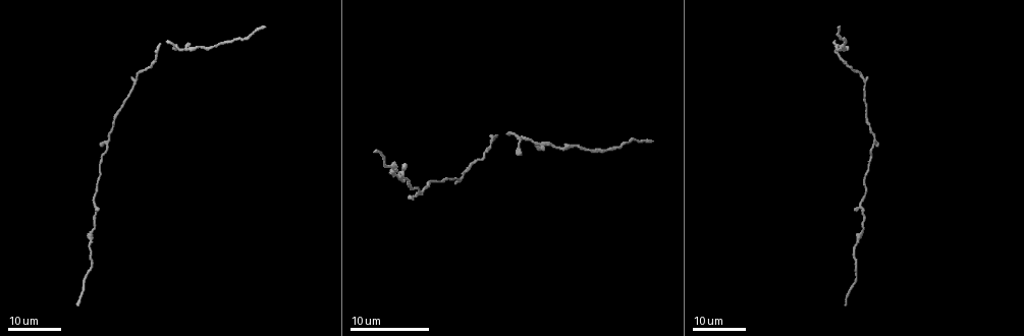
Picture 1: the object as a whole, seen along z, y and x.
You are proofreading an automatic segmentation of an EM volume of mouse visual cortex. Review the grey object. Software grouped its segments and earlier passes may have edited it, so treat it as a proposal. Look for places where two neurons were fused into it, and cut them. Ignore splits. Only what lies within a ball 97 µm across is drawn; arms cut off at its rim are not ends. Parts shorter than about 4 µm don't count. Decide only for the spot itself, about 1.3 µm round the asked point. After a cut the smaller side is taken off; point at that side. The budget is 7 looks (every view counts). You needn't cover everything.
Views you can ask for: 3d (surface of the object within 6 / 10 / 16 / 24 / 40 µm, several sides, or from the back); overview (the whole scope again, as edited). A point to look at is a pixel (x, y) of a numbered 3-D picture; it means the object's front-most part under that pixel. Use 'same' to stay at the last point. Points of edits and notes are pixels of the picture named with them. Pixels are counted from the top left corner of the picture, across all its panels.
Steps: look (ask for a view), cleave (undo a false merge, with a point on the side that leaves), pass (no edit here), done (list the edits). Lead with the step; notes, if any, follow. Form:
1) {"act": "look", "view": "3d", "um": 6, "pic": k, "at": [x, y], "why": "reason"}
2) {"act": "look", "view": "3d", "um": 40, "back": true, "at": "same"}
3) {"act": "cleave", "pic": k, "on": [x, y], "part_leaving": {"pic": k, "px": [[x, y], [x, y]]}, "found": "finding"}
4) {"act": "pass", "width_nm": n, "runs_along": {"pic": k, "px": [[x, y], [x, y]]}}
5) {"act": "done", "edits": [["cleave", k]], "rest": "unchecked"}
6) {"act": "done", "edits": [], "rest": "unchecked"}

{"act": "look", "view": "3d", "um": 16, "pic": 1, "at": [864, 84], "why": "two arms in line, one across"}

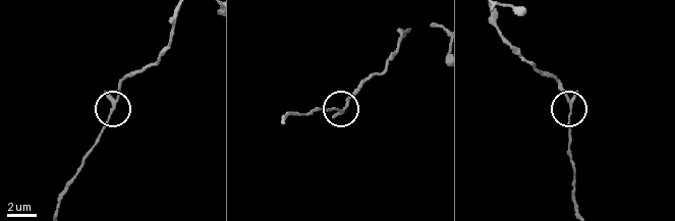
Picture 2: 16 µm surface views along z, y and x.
{"act": "look", "view": "3d", "um": 6, "pic": 2, "at": [570, 106]}

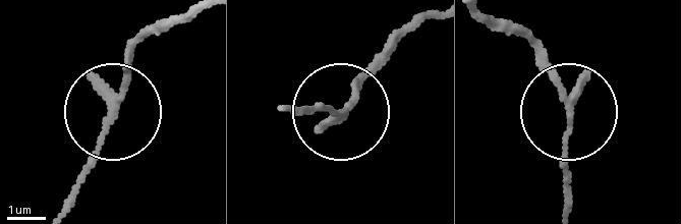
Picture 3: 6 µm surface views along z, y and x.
{"act": "pass", "width_nm": 160, "runs_along": {"pic": 3, "px": [[63, 208], [108, 120], [131, 37]]}, "found": "all the same neuron"}

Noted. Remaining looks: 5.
{"act": "look", "view": "3d", "um": 24, "pic": 1, "at": [149, 67], "why": "thick turns thin"}

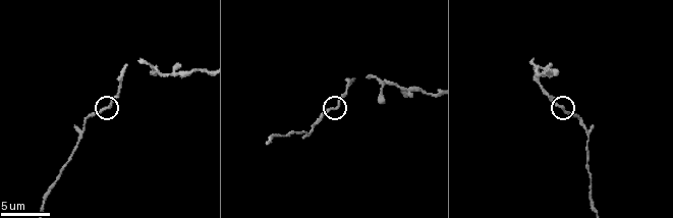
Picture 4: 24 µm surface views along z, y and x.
{"act": "look", "view": "3d", "um": 6, "pic": 4, "at": [337, 105], "why": "closer look"}

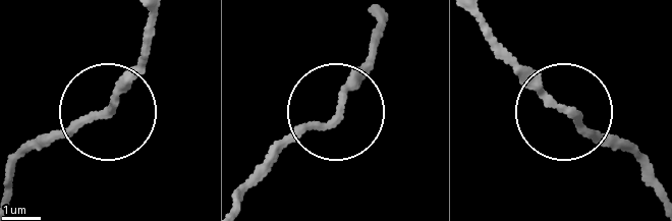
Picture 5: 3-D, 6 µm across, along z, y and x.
{"act": "pass", "runs_along": {"pic": 5, "px": [[243, 197], [282, 149], [331, 119], [377, 45]]}, "found": "one neuron here"}

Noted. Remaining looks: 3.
{"act": "look", "view": "3d", "um": 24, "pic": 1, "at": [856, 240], "why": "sudden change in width"}

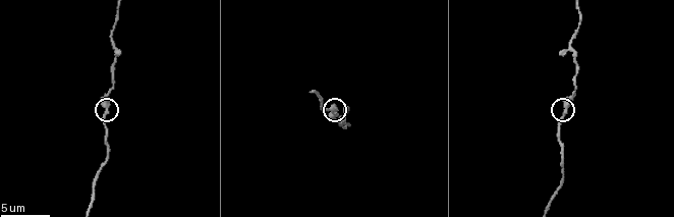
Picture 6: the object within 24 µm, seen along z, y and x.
{"act": "look", "view": "3d", "um": 10, "pic": 6, "at": [105, 114], "why": "closer look"}

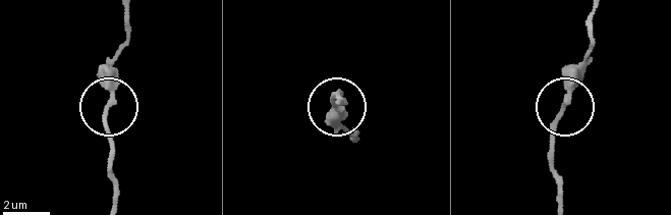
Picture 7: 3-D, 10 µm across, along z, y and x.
{"act": "pass", "found": "all the same neuron"}

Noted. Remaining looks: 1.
{"act": "done", "edits": [], "rest": "unchecked"}

